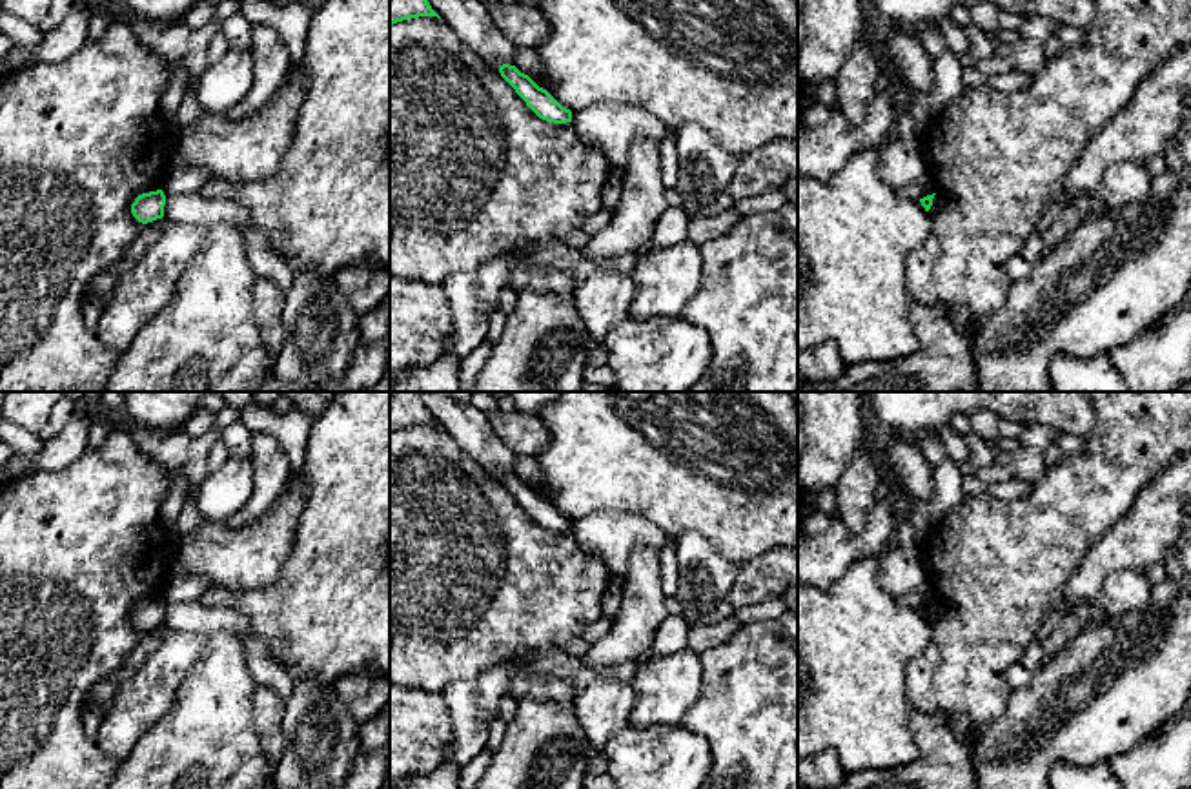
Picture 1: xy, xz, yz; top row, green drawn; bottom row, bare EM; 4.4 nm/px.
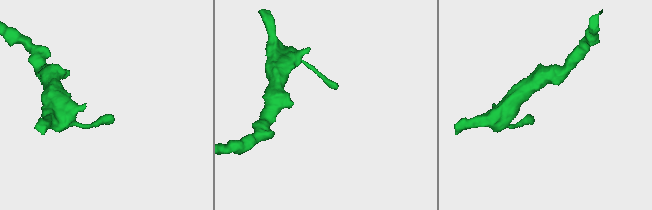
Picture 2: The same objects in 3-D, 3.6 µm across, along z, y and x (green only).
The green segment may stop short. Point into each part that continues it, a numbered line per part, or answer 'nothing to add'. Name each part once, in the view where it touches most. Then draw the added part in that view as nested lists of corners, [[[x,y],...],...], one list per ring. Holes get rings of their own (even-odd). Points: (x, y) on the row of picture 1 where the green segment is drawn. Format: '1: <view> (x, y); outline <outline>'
nothing to add

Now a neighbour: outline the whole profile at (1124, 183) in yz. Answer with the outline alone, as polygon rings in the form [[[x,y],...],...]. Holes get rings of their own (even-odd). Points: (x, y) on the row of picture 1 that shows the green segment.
[[[1122,162],[1105,171],[1102,188],[1091,195],[1091,217],[1102,217],[1127,202],[1151,195],[1151,173],[1145,162]]]

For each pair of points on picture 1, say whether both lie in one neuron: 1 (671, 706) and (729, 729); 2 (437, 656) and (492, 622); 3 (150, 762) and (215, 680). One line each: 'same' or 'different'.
1: different
2: same
3: same

